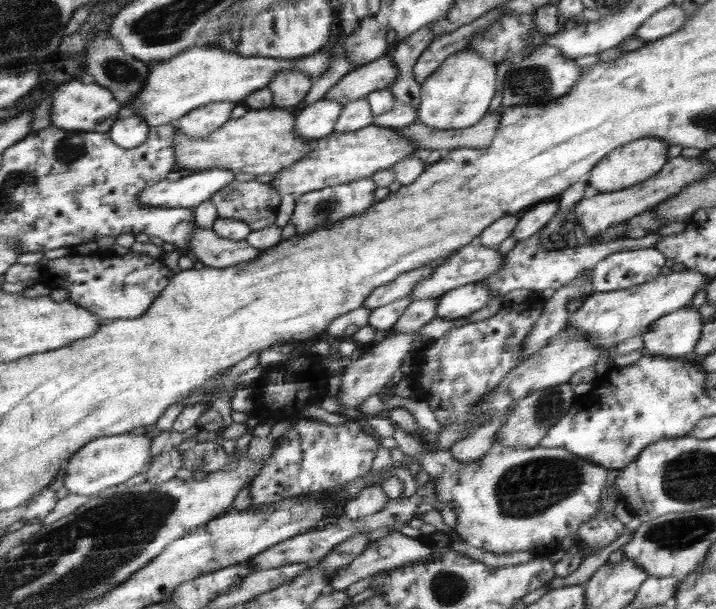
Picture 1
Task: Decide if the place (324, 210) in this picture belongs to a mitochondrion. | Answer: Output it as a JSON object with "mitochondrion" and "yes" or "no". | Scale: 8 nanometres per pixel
{"mitochondrion":"yes"}

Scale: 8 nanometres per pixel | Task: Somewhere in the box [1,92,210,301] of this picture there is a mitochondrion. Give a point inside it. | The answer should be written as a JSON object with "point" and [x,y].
{"point":[69,149]}

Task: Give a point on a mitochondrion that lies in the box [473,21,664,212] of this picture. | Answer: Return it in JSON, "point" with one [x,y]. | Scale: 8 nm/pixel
{"point":[534,82]}

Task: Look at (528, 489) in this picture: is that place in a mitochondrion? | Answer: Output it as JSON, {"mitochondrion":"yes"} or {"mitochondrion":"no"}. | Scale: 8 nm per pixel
{"mitochondrion":"yes"}

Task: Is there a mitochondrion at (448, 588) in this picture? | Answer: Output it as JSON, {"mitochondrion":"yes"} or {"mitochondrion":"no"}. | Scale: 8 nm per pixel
{"mitochondrion":"yes"}

